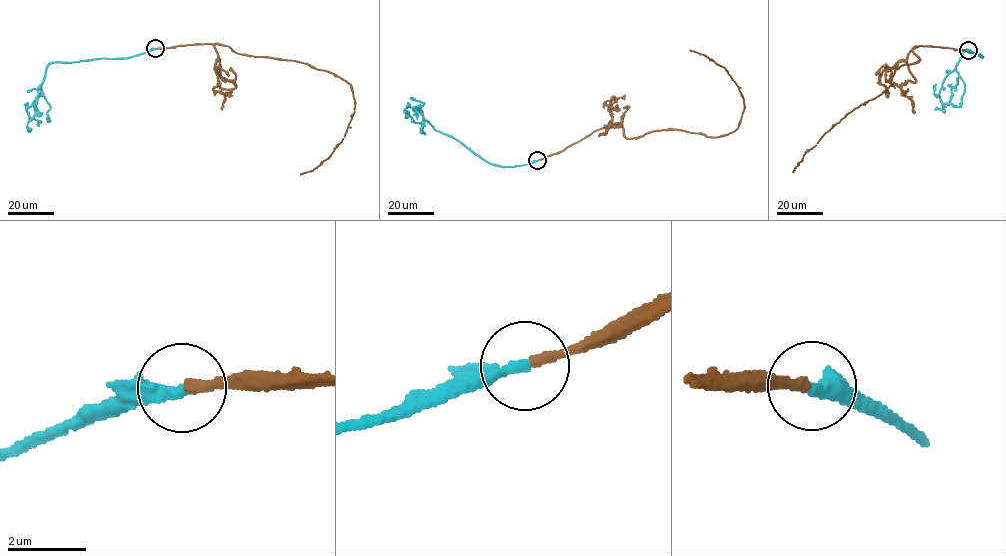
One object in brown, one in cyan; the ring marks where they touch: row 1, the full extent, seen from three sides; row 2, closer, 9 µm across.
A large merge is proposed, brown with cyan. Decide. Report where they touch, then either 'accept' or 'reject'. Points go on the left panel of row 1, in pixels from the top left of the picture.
(155, 48) | accept

